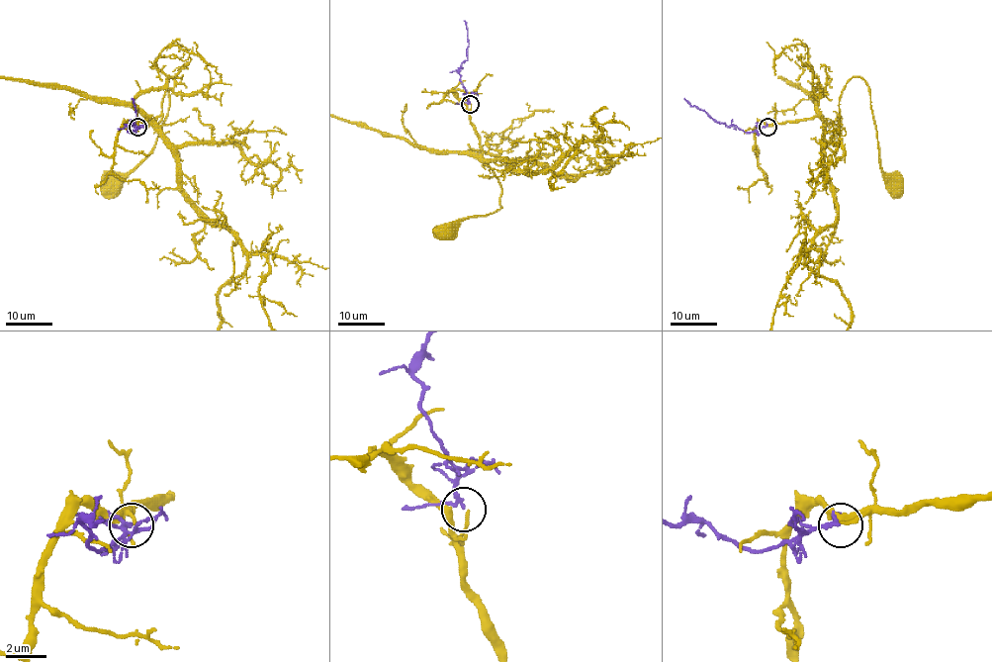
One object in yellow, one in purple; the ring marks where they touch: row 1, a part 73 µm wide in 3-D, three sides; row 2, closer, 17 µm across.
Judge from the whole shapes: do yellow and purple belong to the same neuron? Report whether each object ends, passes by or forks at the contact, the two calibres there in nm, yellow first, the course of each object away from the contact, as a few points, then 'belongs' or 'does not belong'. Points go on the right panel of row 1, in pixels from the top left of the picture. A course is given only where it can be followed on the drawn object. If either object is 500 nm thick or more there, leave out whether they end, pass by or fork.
yellow ends | purple passes by | 150/160 nm | yellow via (767, 126), (819, 116), (831, 124), (844, 86), (859, 77), (870, 96), (878, 161), (885, 183), (894, 186) | purple via (767, 126), (751, 132), (717, 123), (684, 98) | does not belong

